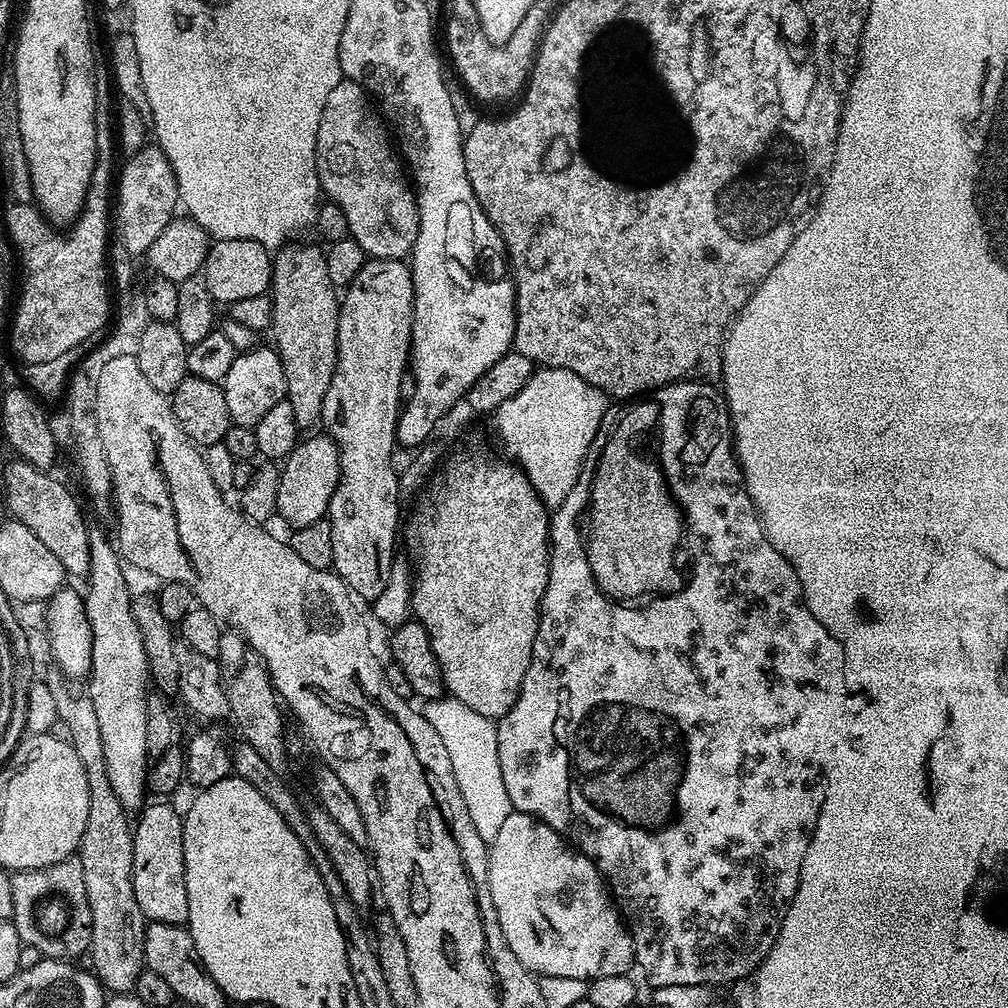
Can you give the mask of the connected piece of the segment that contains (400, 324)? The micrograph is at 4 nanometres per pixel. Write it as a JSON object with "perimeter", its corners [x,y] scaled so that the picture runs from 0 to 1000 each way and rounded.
{"perimeter":[[[372,256],[362,257],[361,263],[359,264],[359,268],[355,268],[355,276],[351,276],[351,280],[347,280],[345,285],[340,287],[339,297],[337,300],[337,311],[335,312],[335,351],[333,352],[333,366],[331,367],[331,375],[327,379],[327,387],[323,387],[323,395],[319,399],[319,407],[317,408],[316,420],[318,422],[321,421],[320,428],[324,430],[324,432],[329,434],[329,438],[333,439],[333,444],[337,448],[337,476],[333,479],[333,485],[331,486],[331,490],[327,494],[327,498],[325,499],[325,511],[323,515],[327,518],[327,538],[331,538],[331,554],[329,555],[329,563],[331,564],[334,571],[336,571],[337,576],[339,576],[342,581],[345,582],[345,586],[352,589],[358,596],[359,594],[362,597],[368,597],[375,593],[375,589],[379,589],[379,585],[383,585],[383,581],[385,580],[385,574],[387,573],[387,569],[389,568],[389,562],[391,559],[391,553],[389,551],[393,548],[393,540],[395,544],[395,525],[398,523],[399,514],[397,518],[397,488],[399,489],[399,476],[395,471],[393,472],[393,464],[389,461],[389,444],[392,445],[394,443],[393,438],[393,415],[397,412],[399,408],[399,393],[397,397],[397,380],[402,380],[403,377],[403,366],[407,361],[407,346],[409,344],[409,305],[411,304],[411,284],[409,283],[409,268],[408,265],[401,258],[374,258]]]}

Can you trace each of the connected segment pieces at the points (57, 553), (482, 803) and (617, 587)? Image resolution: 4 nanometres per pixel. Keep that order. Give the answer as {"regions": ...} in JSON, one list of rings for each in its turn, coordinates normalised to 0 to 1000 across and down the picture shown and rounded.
{"regions":[[[[13,455],[8,469],[4,472],[4,492],[8,495],[8,504],[11,515],[22,518],[58,558],[62,558],[64,568],[68,572],[82,572],[87,566],[89,558],[89,546],[87,545],[87,534],[89,524],[83,521],[83,514],[79,510],[79,504],[75,501],[70,490],[55,476],[48,472],[47,467],[35,464],[25,456]]],[[[443,688],[435,694],[424,695],[419,705],[423,716],[427,716],[431,724],[435,724],[435,732],[438,732],[442,748],[446,748],[450,776],[454,776],[458,796],[462,796],[462,804],[466,804],[466,815],[470,815],[474,831],[487,835],[490,831],[494,831],[494,822],[502,816],[502,812],[506,812],[506,808],[510,805],[506,788],[502,788],[502,776],[498,776],[492,718],[485,711],[474,708],[474,704],[466,704],[466,700],[454,696]]],[[[643,395],[641,399],[638,397],[628,398],[615,413],[609,429],[606,431],[605,435],[602,437],[596,450],[595,454],[591,460],[589,466],[588,474],[585,474],[585,496],[584,502],[581,507],[581,548],[582,554],[584,556],[585,563],[587,565],[588,572],[590,574],[591,580],[595,582],[595,586],[598,587],[601,591],[609,595],[622,595],[621,593],[631,593],[633,591],[640,591],[659,588],[665,589],[669,586],[672,586],[675,581],[675,576],[673,577],[673,571],[669,565],[669,550],[671,544],[675,538],[675,534],[679,532],[679,519],[678,519],[678,509],[676,508],[674,501],[666,492],[666,485],[663,479],[662,473],[658,468],[658,465],[650,458],[644,458],[644,456],[637,452],[628,442],[628,437],[635,434],[637,431],[643,430],[649,423],[652,424],[655,418],[655,405],[651,400],[650,396]]]]}

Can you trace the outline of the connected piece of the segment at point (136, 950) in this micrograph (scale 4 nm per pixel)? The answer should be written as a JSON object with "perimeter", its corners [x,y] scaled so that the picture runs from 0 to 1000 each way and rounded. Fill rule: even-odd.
{"perimeter":[[[60,690],[56,696],[59,715],[64,718],[66,733],[85,768],[89,799],[85,823],[79,832],[77,848],[83,872],[82,892],[87,892],[91,921],[90,963],[108,985],[127,986],[134,981],[135,972],[144,963],[143,923],[145,914],[131,889],[131,821],[128,807],[117,796],[108,769],[105,768],[104,745],[92,698],[86,692]]]}

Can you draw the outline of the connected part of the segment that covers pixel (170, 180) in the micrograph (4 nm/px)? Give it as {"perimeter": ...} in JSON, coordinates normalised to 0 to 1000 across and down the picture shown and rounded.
{"perimeter":[[[144,145],[132,155],[126,156],[122,162],[123,168],[120,171],[118,168],[117,182],[113,187],[113,234],[119,237],[128,255],[139,256],[146,251],[149,240],[153,240],[173,216],[171,205],[177,202],[175,174],[171,172],[171,162],[163,156],[163,150],[157,145]]]}

